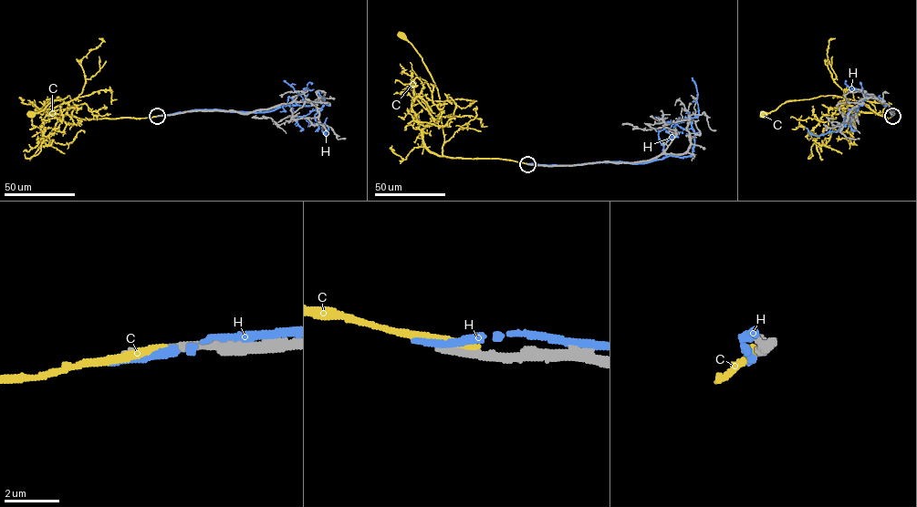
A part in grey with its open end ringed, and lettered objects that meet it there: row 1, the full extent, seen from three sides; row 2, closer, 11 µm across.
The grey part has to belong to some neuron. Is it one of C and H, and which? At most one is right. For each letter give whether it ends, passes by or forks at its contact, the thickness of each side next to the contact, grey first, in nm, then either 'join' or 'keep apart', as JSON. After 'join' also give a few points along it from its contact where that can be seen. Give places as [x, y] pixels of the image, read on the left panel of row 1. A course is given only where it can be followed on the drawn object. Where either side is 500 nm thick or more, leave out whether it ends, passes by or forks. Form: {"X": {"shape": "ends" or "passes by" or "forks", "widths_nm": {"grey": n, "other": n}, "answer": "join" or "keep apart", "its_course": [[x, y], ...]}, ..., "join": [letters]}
{"C": {"shape": "ends", "widths_nm": {"grey": 400, "other": 400}, "answer": "keep apart"}, "H": {"shape": "passes by", "widths_nm": {"grey": 360, "other": 260}, "answer": "keep apart"}, "join": []}

